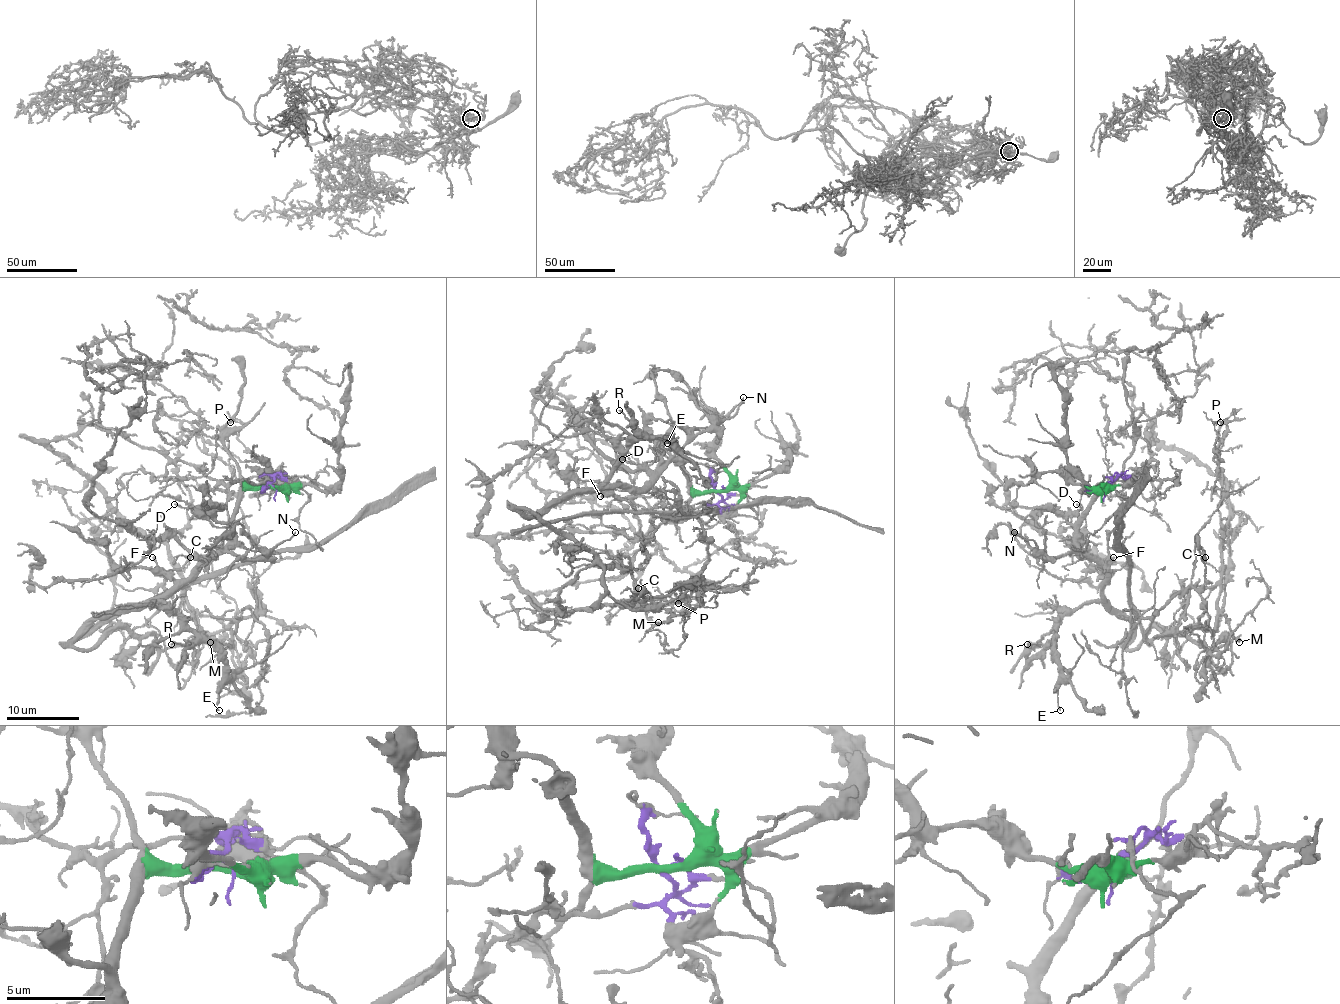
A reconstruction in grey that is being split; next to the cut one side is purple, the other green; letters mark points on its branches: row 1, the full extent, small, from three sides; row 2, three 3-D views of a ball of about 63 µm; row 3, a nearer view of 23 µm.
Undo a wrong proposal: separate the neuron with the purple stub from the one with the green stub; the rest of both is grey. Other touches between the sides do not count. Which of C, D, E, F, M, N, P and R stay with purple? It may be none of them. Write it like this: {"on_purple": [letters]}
{"on_purple": ["C", "M", "P"]}

